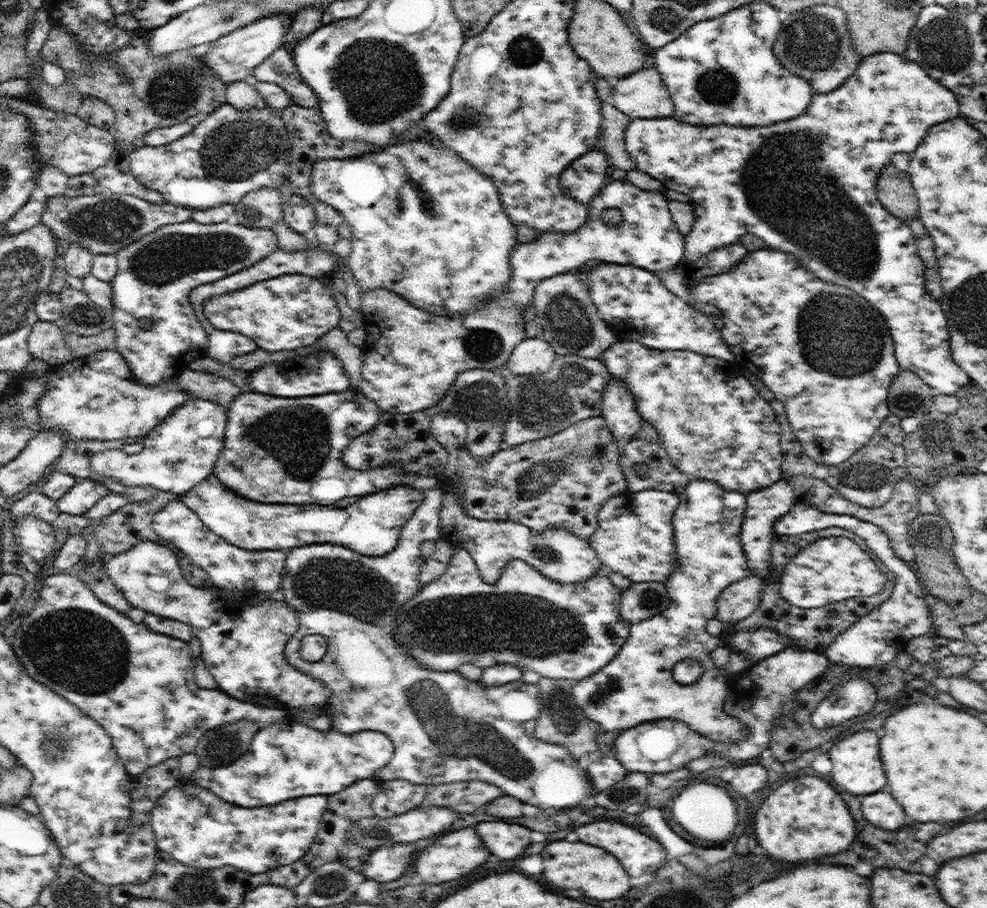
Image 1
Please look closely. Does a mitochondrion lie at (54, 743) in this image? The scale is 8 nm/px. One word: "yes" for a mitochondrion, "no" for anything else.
yes

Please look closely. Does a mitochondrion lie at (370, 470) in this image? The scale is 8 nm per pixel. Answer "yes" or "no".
no

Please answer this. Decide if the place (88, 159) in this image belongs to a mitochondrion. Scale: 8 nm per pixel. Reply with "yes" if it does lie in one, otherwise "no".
no

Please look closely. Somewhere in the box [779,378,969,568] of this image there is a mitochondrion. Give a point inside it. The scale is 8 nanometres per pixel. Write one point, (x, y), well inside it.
(869, 477)

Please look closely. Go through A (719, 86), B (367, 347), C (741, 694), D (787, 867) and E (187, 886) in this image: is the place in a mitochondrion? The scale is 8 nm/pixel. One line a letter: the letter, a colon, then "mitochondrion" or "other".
A: mitochondrion
B: other
C: other
D: other
E: mitochondrion

